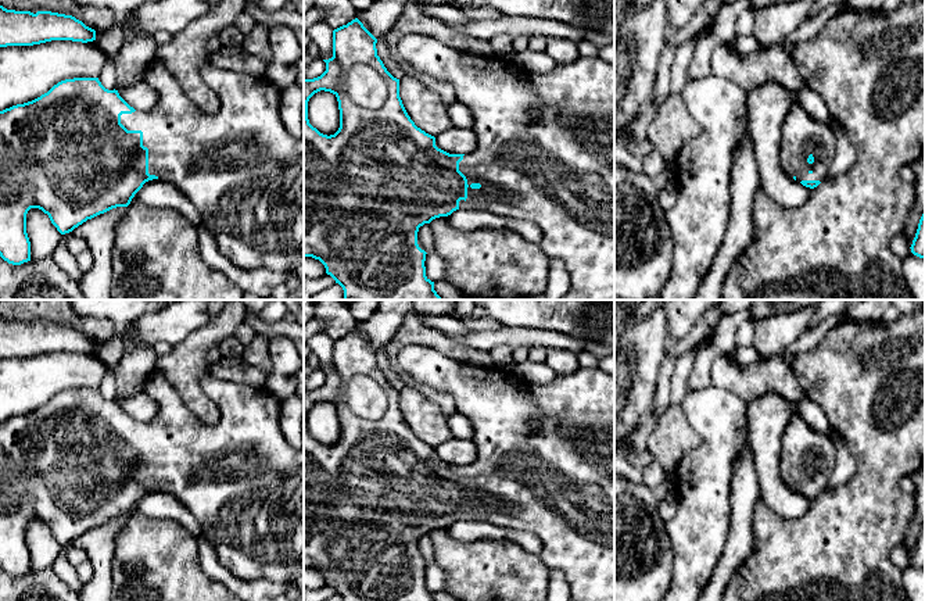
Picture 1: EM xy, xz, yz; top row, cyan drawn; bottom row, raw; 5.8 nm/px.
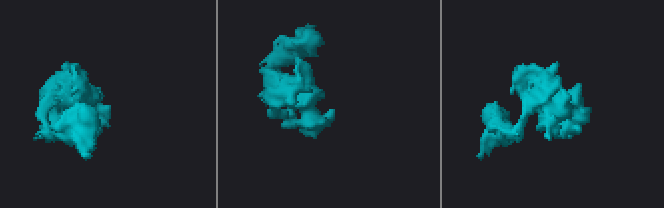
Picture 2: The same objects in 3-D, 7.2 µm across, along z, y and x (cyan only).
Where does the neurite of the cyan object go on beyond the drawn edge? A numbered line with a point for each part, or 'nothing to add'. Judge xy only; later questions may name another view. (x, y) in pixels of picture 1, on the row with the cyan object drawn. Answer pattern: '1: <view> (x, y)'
1: xy (243, 171)

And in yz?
1: yz (802, 135)

